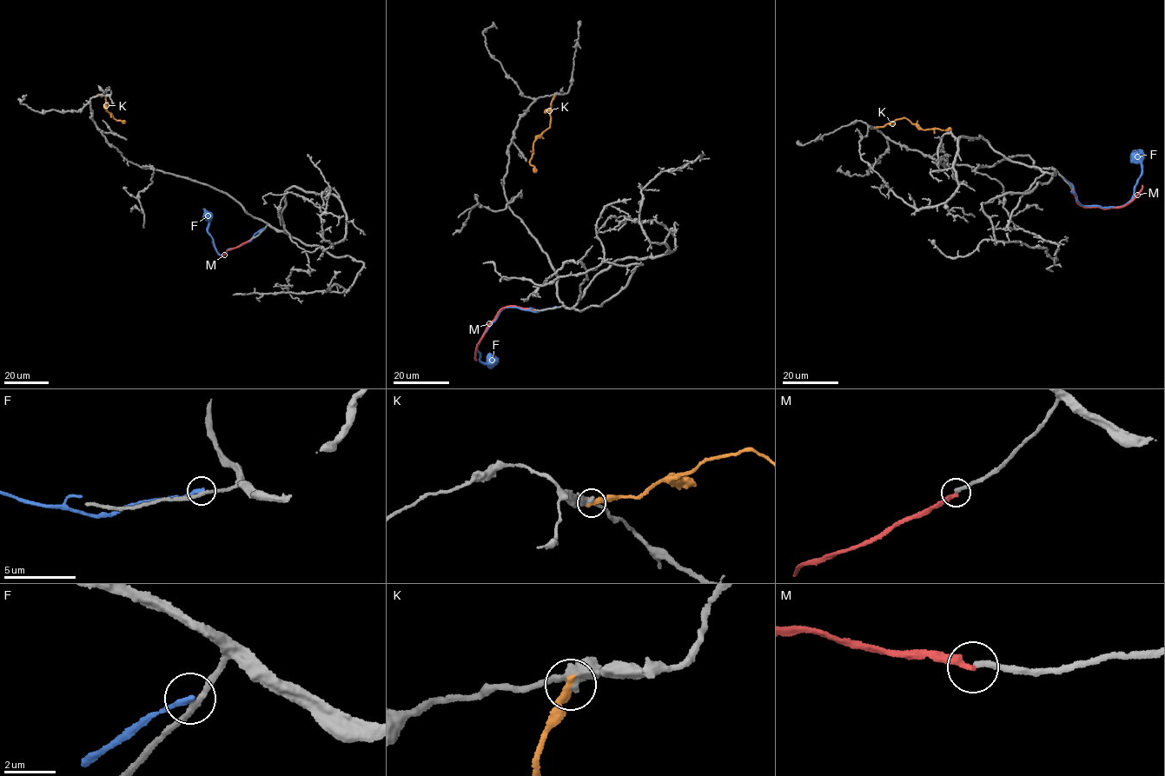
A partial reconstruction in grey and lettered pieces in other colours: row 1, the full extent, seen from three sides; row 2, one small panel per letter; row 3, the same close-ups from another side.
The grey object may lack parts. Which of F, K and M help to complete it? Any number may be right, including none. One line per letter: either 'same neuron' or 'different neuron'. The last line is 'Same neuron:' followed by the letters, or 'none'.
F: different neuron
K: different neuron
M: different neuron
Same neuron: none

